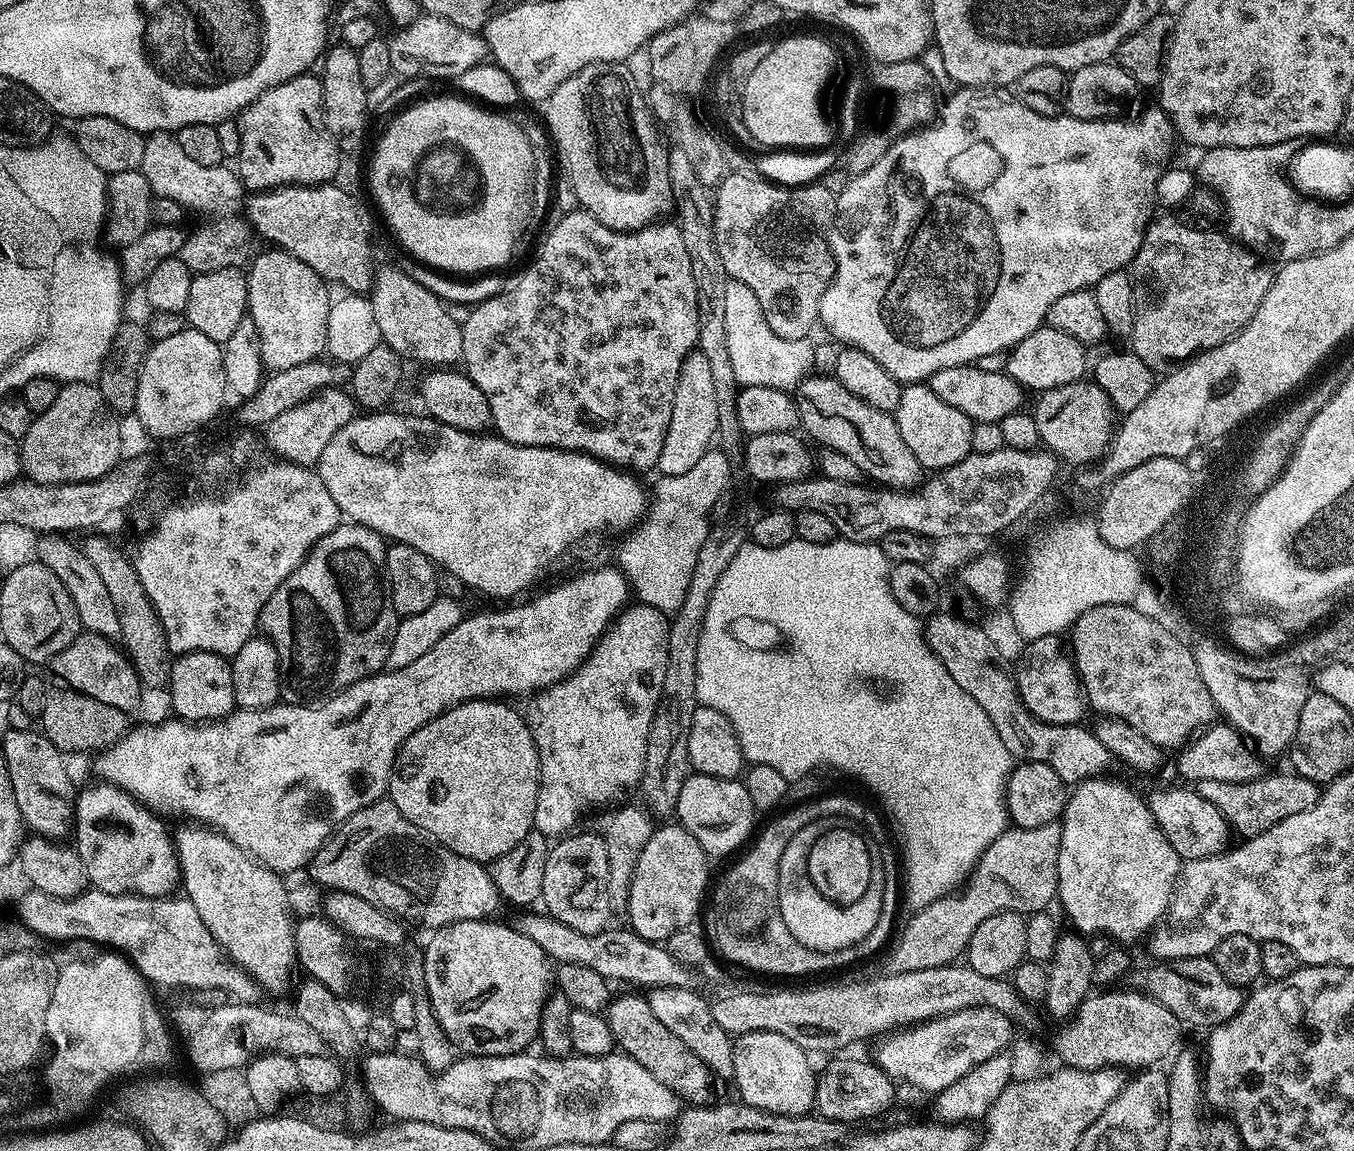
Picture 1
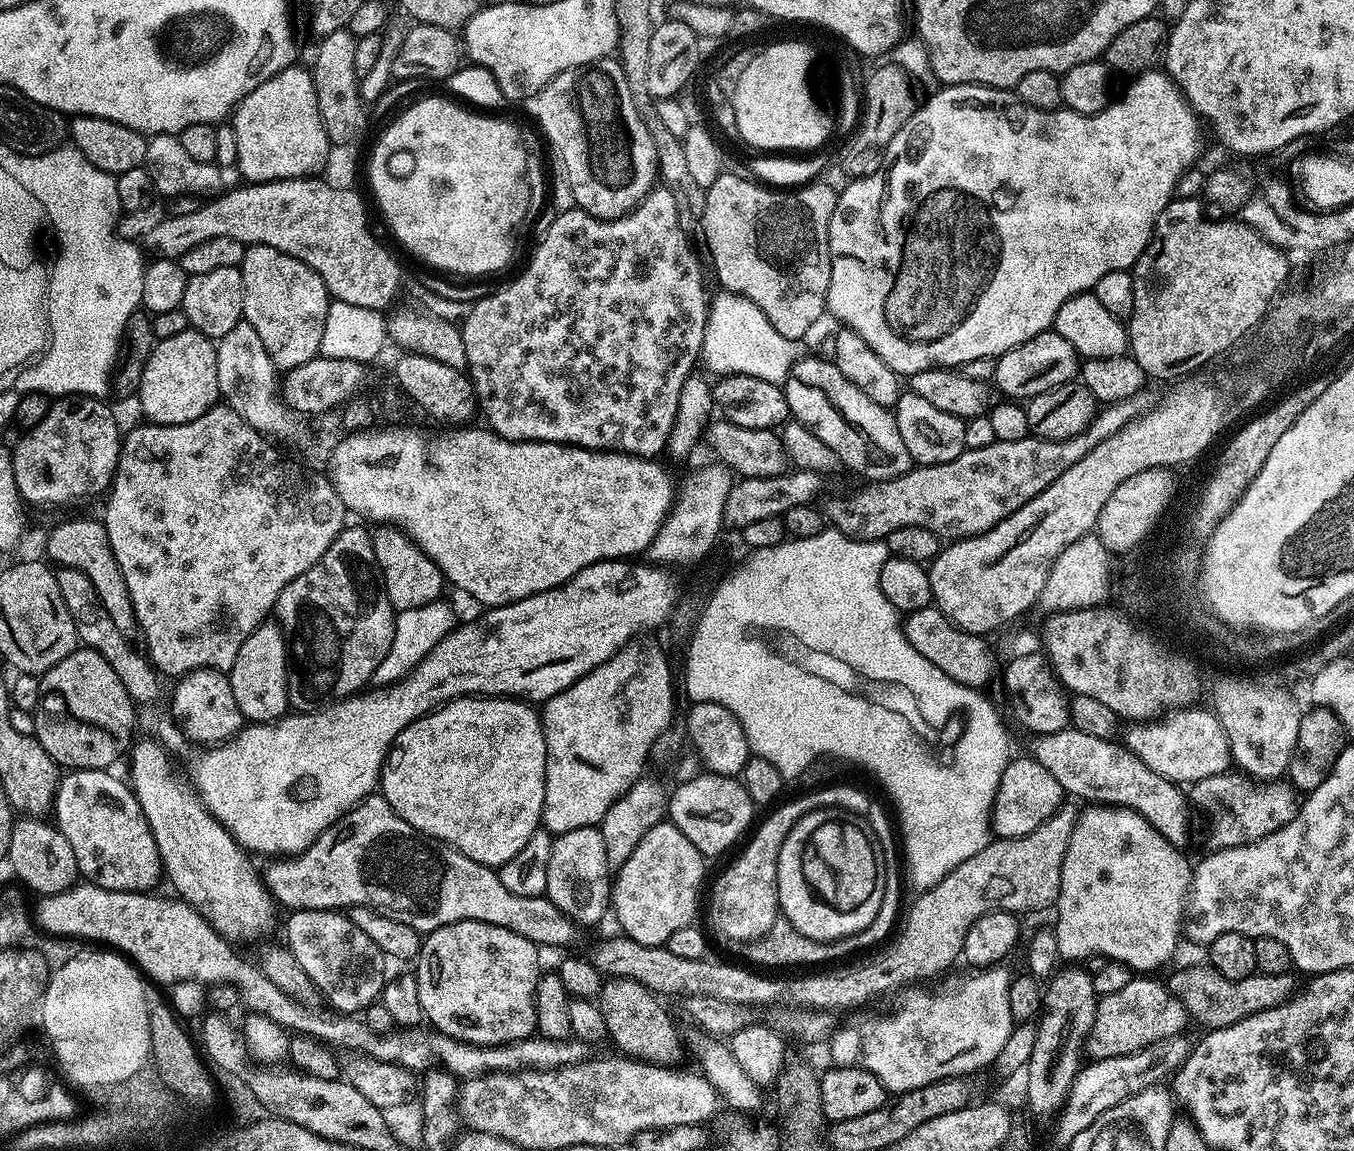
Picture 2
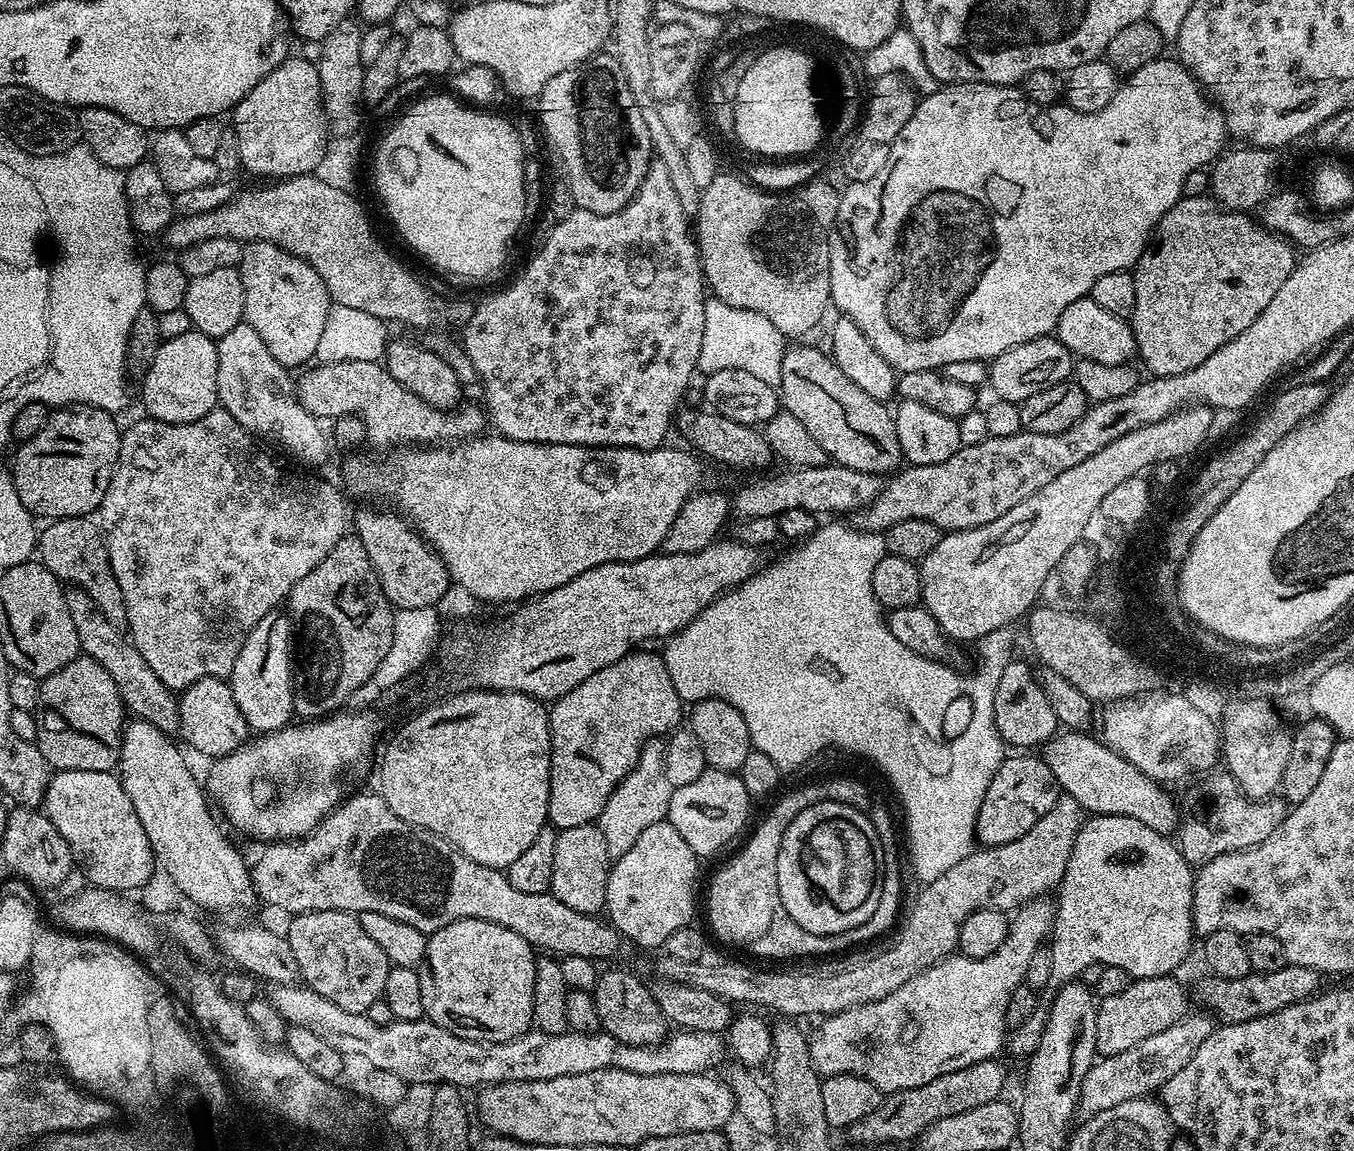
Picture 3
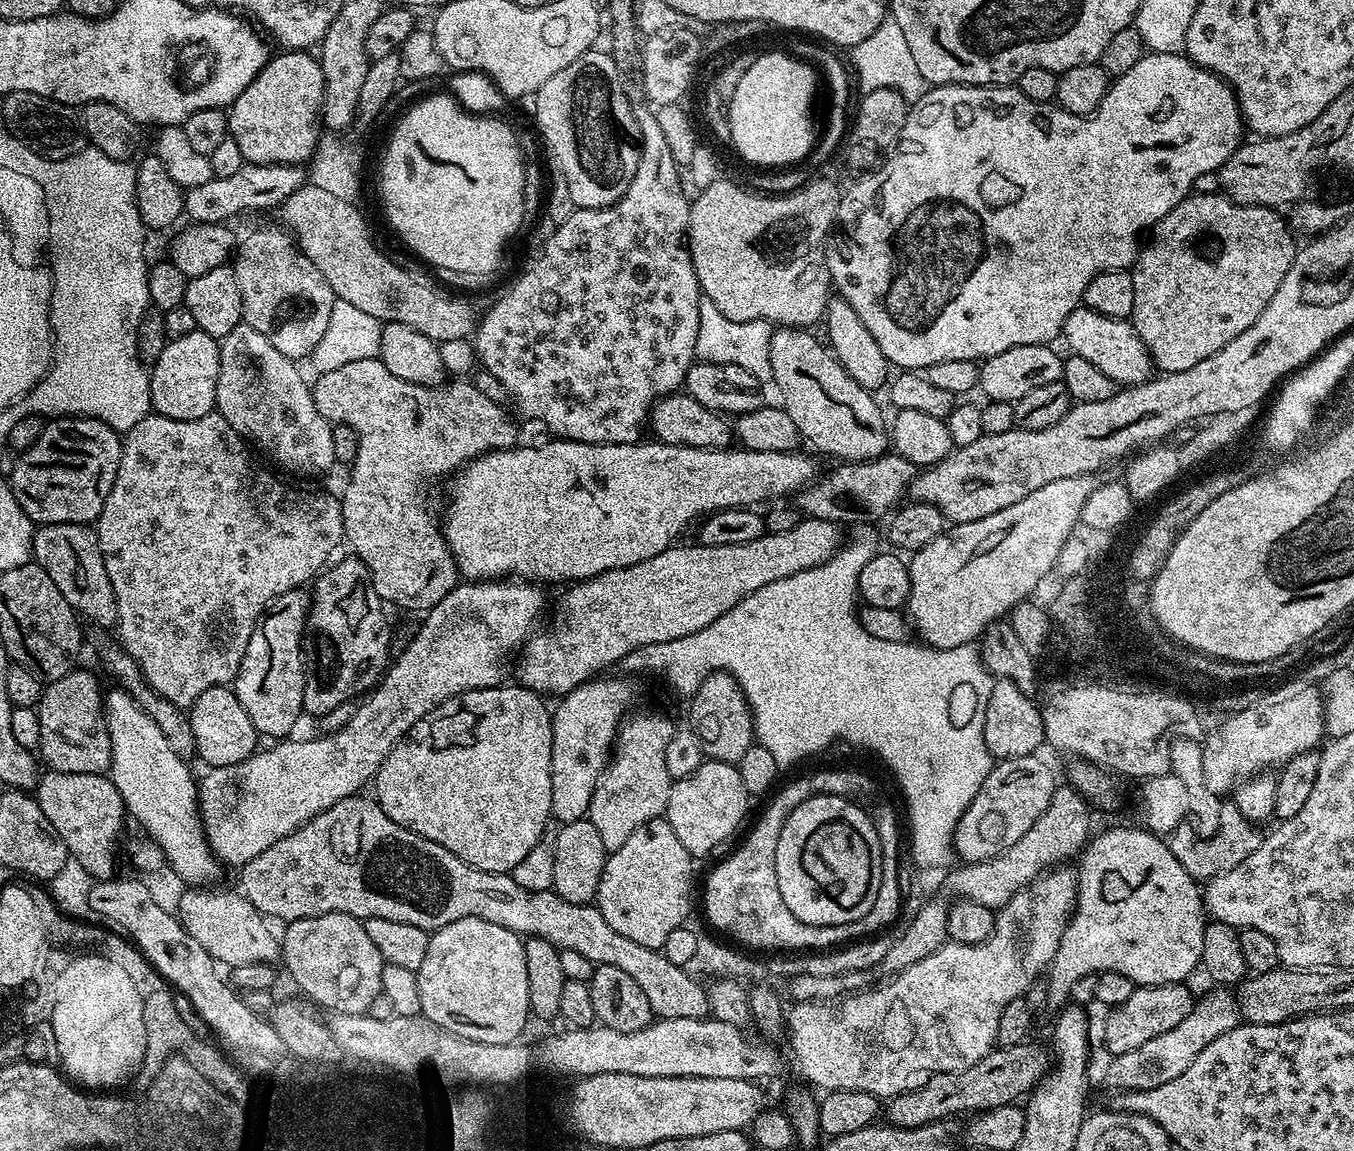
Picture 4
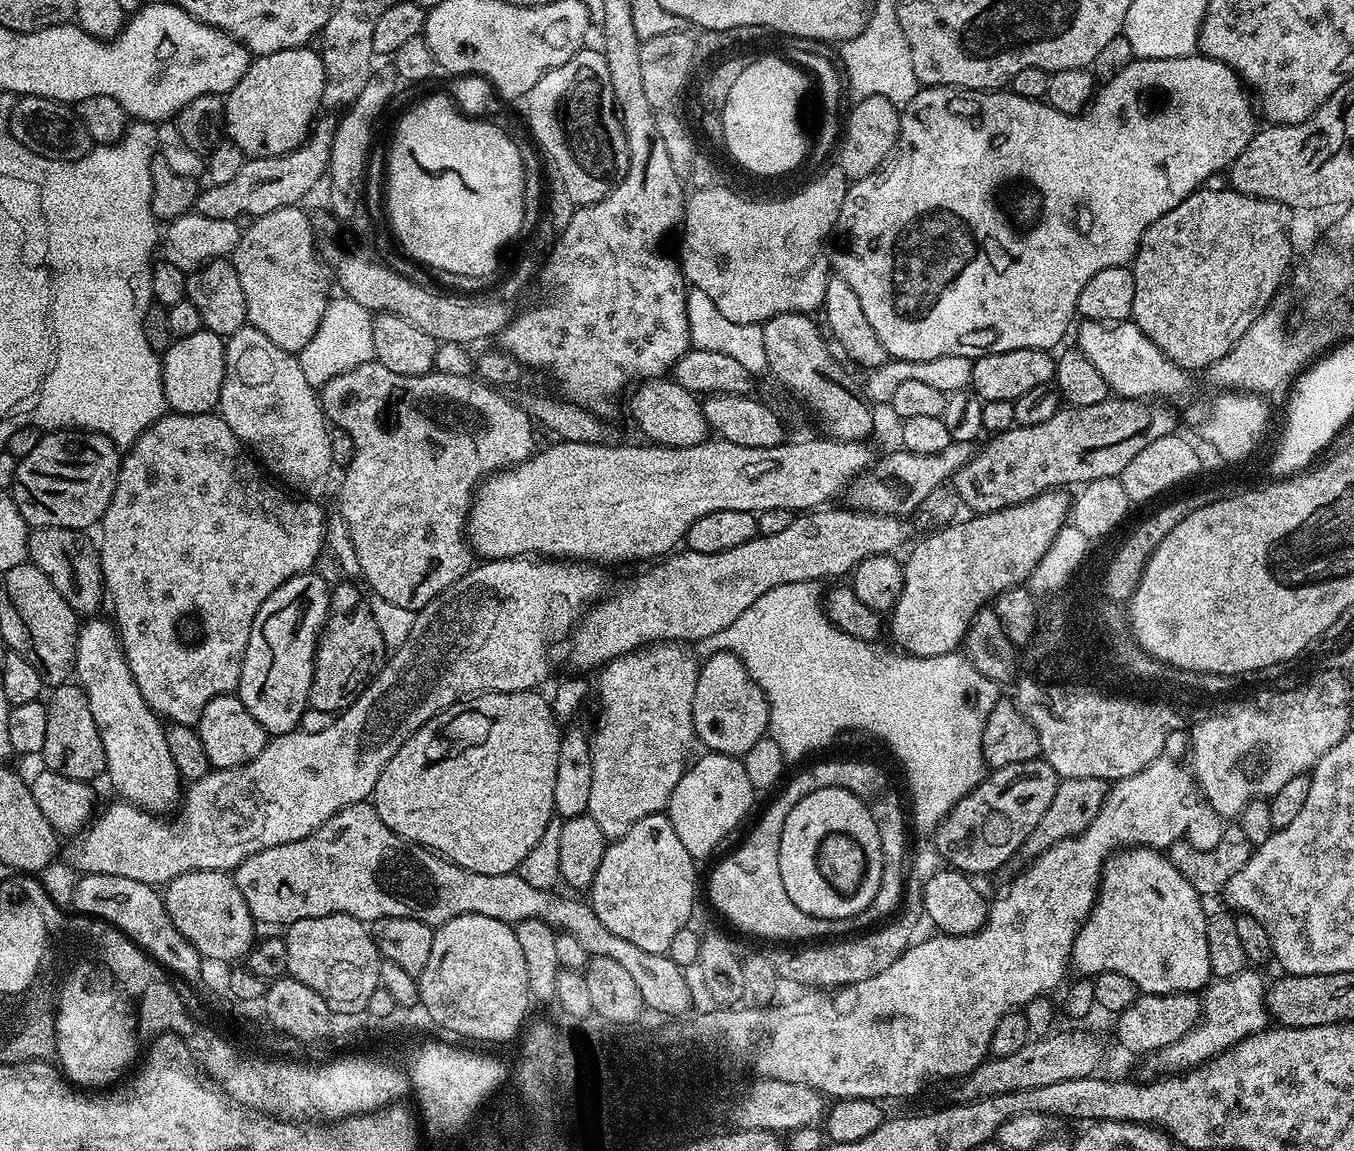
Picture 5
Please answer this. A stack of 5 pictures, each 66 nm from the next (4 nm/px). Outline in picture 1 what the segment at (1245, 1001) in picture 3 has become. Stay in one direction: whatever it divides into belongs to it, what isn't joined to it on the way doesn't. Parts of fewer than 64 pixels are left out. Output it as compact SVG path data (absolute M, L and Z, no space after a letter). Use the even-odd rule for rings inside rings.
M1187 956L1181 960L1156 962L1153 968L1138 972L1135 973L1137 989L1155 997L1157 1002L1166 1006L1185 1025L1193 1024L1203 1030L1217 1028L1219 1024L1234 1018L1246 1001L1242 989L1226 982L1218 966L1208 956Z

